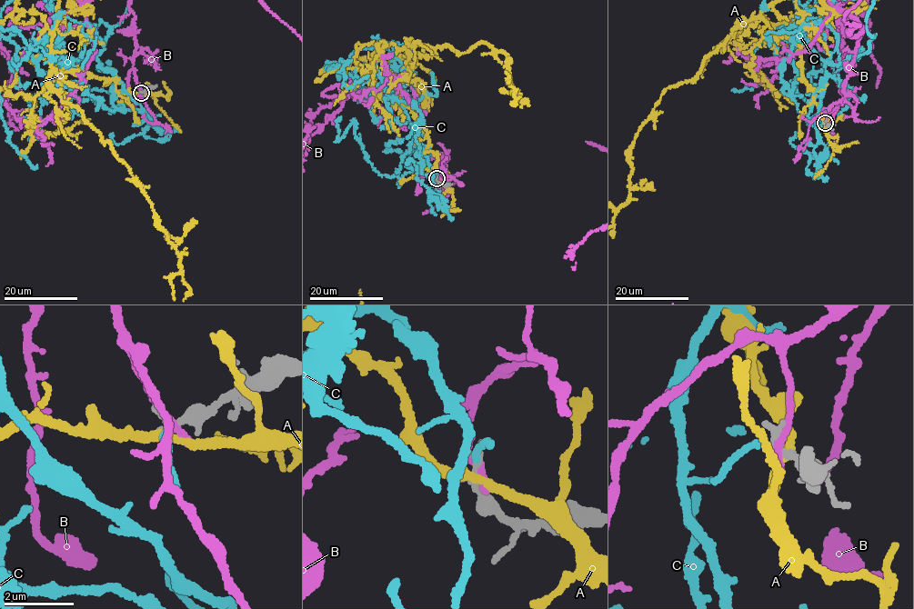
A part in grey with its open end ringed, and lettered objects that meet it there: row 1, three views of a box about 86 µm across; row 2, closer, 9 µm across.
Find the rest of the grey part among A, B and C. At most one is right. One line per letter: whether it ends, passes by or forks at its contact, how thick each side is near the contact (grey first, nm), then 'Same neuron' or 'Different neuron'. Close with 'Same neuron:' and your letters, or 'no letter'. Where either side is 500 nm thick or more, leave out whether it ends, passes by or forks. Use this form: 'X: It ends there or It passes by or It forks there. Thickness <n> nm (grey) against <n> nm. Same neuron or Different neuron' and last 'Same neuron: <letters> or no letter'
A: It passes by. Thickness 320 nm (grey) against 260 nm. Different neuron
B: It ends there. Thickness 260 nm (grey) against 200 nm. Different neuron
C: It ends there. Thickness 280 nm (grey) against 170 nm. Same neuron
Same neuron: C

